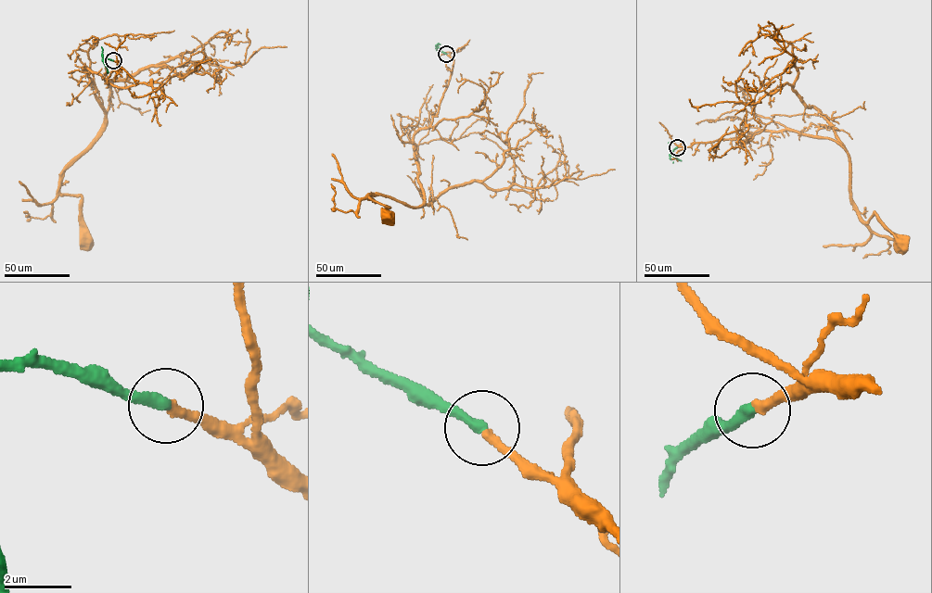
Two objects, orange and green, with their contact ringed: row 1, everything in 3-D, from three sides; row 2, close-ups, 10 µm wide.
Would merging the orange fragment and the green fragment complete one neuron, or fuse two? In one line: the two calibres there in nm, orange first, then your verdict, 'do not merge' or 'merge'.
280 nm thick on the orange side, 360 nm on the other; merge

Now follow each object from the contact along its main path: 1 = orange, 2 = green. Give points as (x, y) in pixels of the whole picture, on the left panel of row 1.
1: (113, 60), (122, 69), (106, 79), (84, 67), (105, 123), (68, 167), (59, 189), (81, 196), (85, 239)
2: (113, 60), (102, 59), (108, 73)

